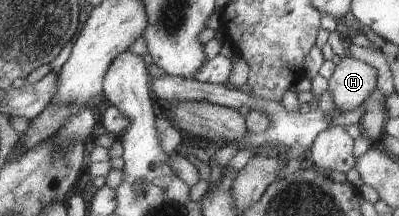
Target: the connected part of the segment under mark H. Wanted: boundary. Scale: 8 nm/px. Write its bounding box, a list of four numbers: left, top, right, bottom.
[328,56,378,113]

